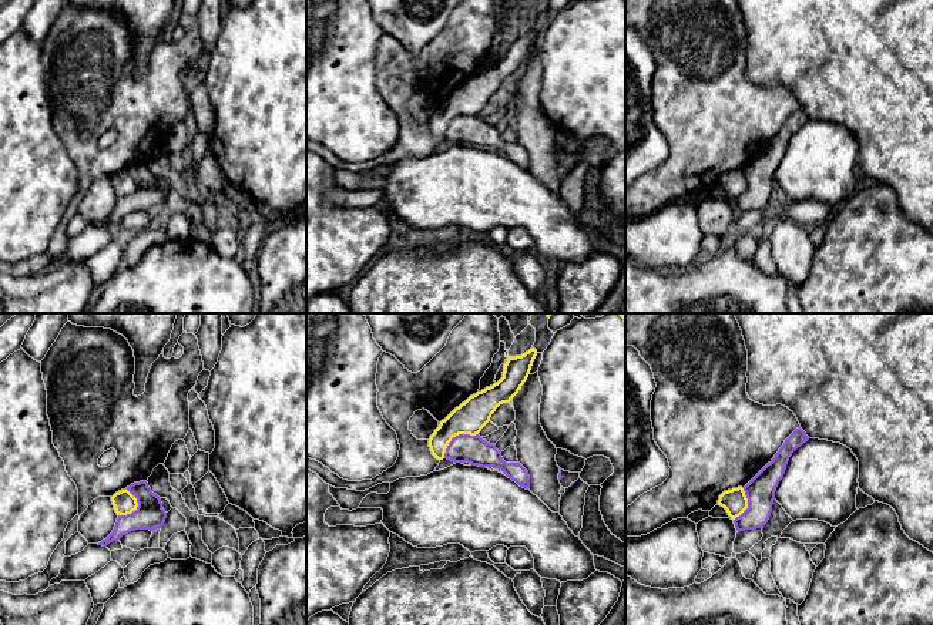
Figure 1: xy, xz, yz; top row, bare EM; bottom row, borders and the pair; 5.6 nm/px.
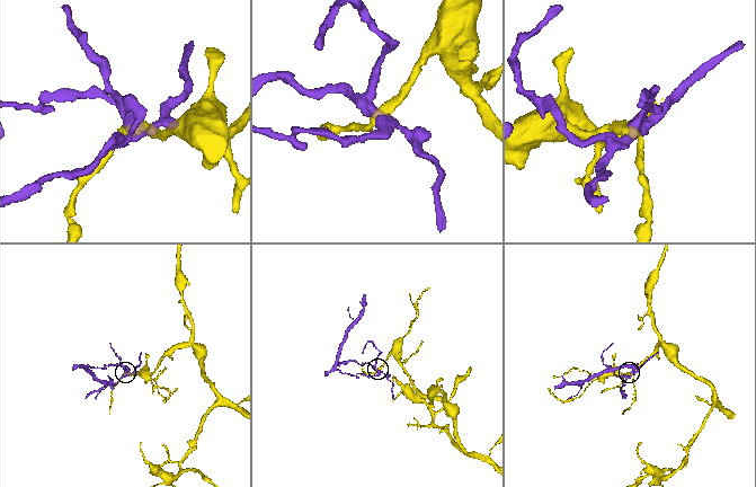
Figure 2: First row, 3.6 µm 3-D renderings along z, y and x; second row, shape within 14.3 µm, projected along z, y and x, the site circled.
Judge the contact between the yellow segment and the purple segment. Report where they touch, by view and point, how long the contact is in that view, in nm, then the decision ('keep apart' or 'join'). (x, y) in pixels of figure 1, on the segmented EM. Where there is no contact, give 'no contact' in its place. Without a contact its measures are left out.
contact xz (455, 436); length 240 nm; keep apart

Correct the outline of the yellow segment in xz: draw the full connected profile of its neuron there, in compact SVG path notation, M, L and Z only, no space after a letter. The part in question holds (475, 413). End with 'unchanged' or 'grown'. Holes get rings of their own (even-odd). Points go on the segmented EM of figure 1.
M533 347L521 356L509 357L503 377L490 387L470 396L456 407L429 438L432 454L444 458L446 448L459 434L476 436L490 421L491 414L503 403L510 403L527 380L537 350Z; unchanged

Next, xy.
M121 490L111 497L117 515L127 515L137 510L137 498L128 491Z; unchanged

